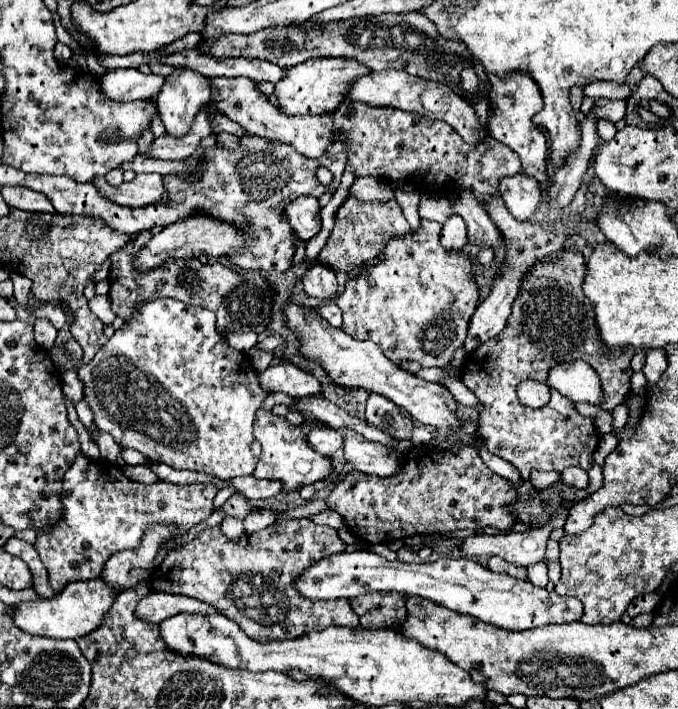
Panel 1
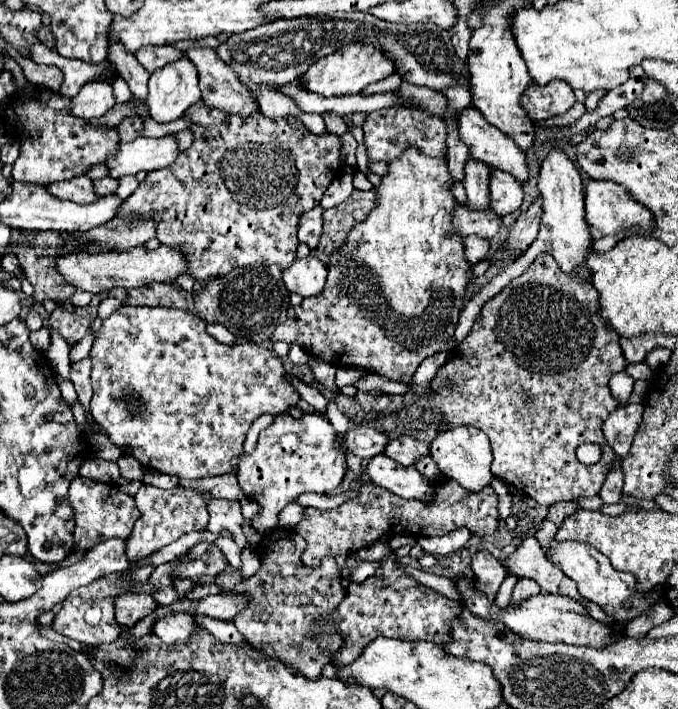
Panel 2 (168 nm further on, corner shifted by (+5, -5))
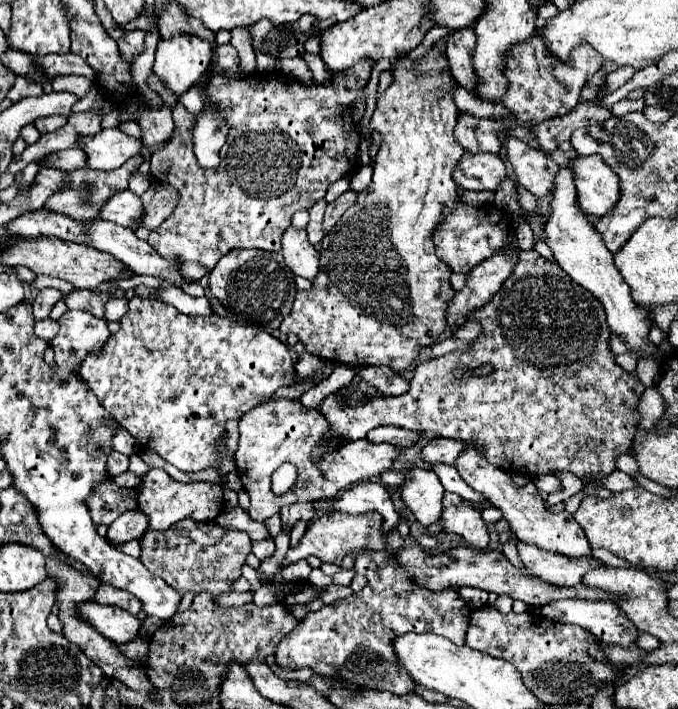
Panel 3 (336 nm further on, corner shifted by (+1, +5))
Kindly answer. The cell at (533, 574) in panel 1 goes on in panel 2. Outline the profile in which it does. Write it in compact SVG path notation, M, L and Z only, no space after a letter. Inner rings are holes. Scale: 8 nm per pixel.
M519 579L517 585L515 585L515 591L511 595L511 603L521 603L521 599L529 599L529 597L533 597L539 591L541 589L537 587L535 581L531 581L531 579Z

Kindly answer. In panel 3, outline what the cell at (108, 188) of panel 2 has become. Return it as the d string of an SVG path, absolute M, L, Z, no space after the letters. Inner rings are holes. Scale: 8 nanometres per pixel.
M133 157L133 161L127 161L125 165L121 165L121 169L115 169L115 171L77 169L69 177L69 189L63 189L61 193L55 193L55 197L51 197L45 203L45 207L53 209L53 211L69 213L73 219L95 219L97 217L97 205L101 205L101 201L109 199L109 195L125 189L127 187L127 179L131 177L133 171L139 169L141 163L143 163L143 157Z

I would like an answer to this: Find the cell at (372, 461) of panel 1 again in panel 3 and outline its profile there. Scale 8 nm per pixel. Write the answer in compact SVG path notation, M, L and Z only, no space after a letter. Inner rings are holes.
M411 467L401 483L401 497L405 501L405 507L423 527L437 523L437 517L443 509L443 493L445 489L437 475L421 467Z

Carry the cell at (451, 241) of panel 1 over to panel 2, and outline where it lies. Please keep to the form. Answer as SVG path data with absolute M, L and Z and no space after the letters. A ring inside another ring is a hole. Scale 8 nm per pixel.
M457 205L453 223L455 223L457 235L461 235L461 237L481 235L485 239L491 239L501 227L501 217L497 213L493 213L491 209L471 211L471 209L463 207L463 205Z

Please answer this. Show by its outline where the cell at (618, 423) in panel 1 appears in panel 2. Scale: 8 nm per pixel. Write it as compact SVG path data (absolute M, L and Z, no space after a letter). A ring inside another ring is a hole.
M621 371L621 373L613 375L613 379L609 381L611 393L613 393L613 397L615 397L621 405L625 405L625 403L629 401L629 395L631 395L631 391L633 391L633 383L635 383L635 379L629 377L627 371Z

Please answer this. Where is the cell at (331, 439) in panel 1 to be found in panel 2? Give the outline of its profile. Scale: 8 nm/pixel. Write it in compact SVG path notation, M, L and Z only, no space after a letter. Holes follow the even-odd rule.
M359 425L357 429L351 429L343 441L337 439L337 445L341 449L353 451L359 459L371 459L373 455L383 453L387 441L389 441L387 433L381 433L367 425Z

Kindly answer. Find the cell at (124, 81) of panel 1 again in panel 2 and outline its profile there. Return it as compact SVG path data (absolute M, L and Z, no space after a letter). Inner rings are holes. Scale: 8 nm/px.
M109 81L85 83L73 99L73 115L79 119L97 119L115 105L113 87Z

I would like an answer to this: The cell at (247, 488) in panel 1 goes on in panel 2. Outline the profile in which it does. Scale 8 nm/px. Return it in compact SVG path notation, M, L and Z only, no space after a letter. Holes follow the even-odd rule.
M223 473L217 477L205 477L199 481L189 481L191 489L199 489L199 491L207 491L211 493L211 497L215 499L243 499L245 493L241 491L235 473Z

